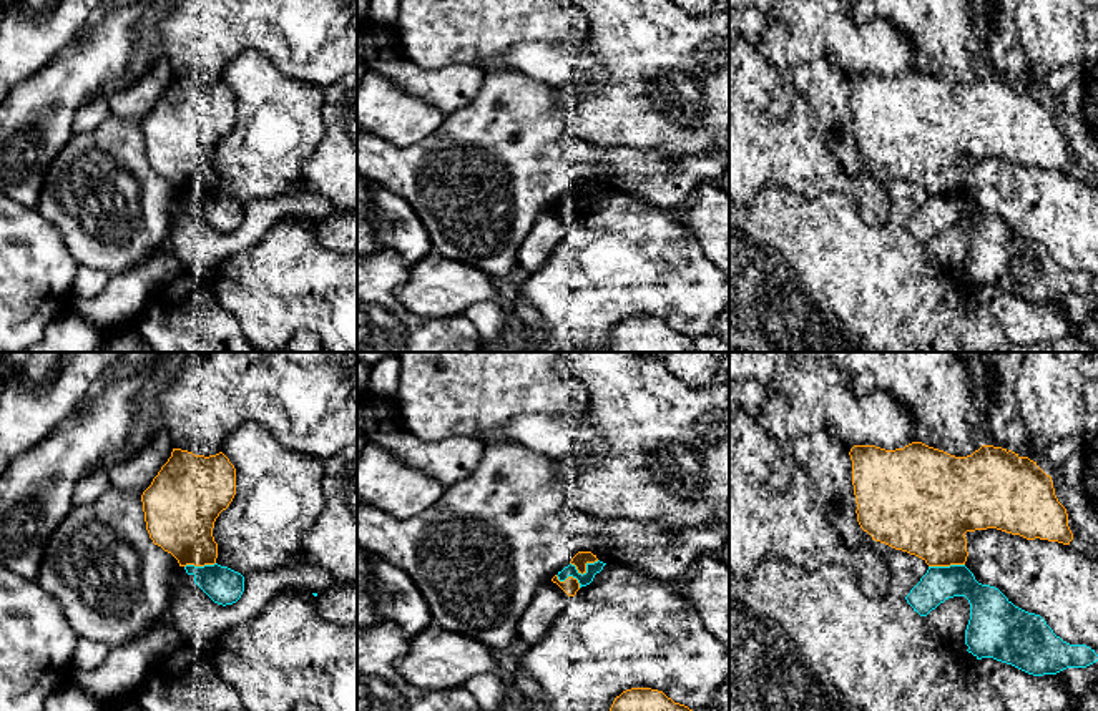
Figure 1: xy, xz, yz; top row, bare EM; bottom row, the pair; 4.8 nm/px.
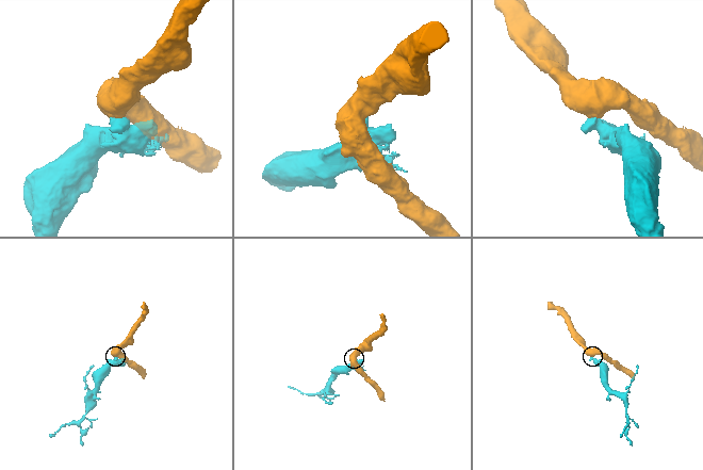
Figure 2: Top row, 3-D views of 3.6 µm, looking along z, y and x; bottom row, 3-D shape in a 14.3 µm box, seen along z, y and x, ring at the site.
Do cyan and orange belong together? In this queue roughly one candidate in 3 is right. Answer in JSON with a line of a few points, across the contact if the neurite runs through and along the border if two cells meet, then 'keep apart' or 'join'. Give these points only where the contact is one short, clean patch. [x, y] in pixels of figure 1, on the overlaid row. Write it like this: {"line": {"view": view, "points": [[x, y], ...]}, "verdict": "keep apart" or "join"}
{"verdict": "keep apart"}

